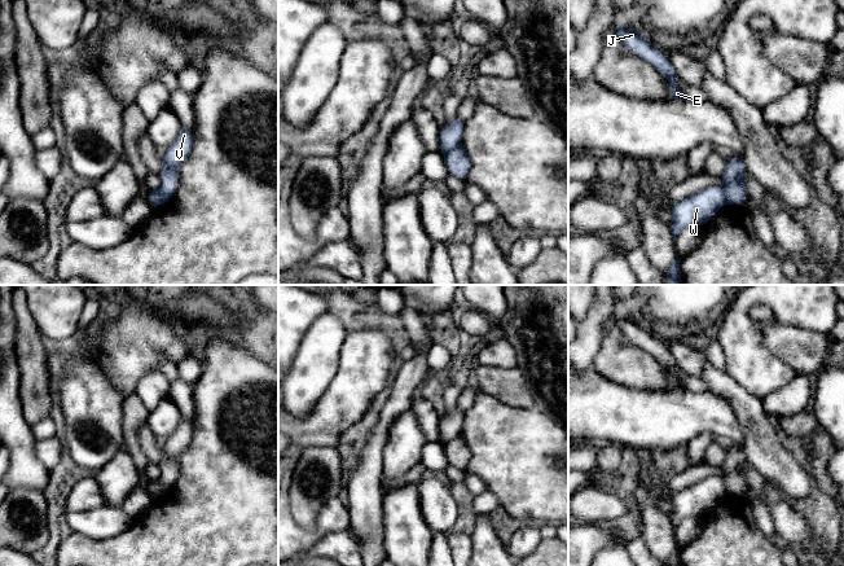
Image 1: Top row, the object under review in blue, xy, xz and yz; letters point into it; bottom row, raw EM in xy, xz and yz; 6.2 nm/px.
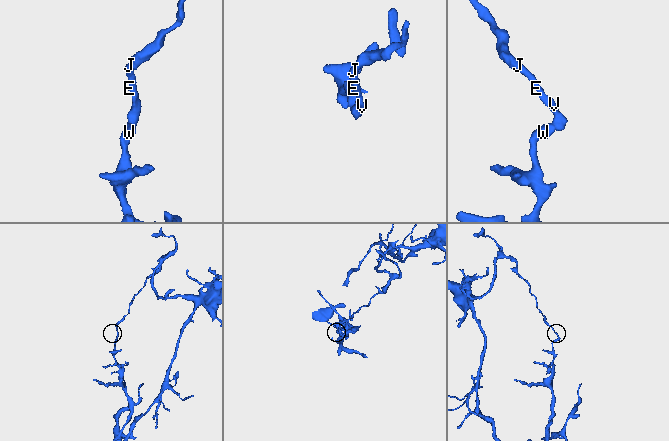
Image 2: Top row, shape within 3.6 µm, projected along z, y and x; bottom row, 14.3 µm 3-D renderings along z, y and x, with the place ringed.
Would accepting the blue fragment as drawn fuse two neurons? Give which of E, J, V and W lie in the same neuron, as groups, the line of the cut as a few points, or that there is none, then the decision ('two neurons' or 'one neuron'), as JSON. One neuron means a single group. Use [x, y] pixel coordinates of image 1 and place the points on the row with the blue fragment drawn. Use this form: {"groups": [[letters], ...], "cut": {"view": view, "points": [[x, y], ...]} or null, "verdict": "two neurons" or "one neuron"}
{"groups": [["E", "J", "V"], ["W"]], "cut": {"view": "xz", "points": [[460, 145], [444, 154]]}, "verdict": "two neurons"}

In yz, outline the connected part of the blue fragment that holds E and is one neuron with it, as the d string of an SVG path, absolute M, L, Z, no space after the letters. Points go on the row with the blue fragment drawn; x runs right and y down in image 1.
M637 26L630 28L615 27L615 32L627 48L629 48L637 57L652 65L656 71L669 82L672 96L682 101L689 101L677 87L678 75L665 53L652 45L647 38L638 31Z

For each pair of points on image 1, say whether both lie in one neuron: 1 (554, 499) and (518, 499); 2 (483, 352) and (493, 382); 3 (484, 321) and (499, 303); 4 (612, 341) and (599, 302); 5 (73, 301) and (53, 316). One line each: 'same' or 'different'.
1: same
2: different
3: different
4: different
5: same

